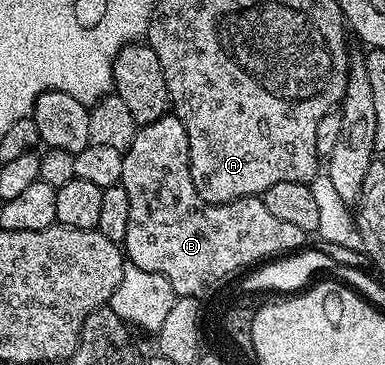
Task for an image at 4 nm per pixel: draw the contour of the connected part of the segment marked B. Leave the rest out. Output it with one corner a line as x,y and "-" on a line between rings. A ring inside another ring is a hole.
174,113
136,129
133,144
123,156
121,176
121,184
129,192
126,257
132,266
163,274
180,298
206,291
209,284
245,262
275,250
297,249
308,241
309,235
301,228
277,220
265,208
262,197
239,198
222,206
197,204
189,140

